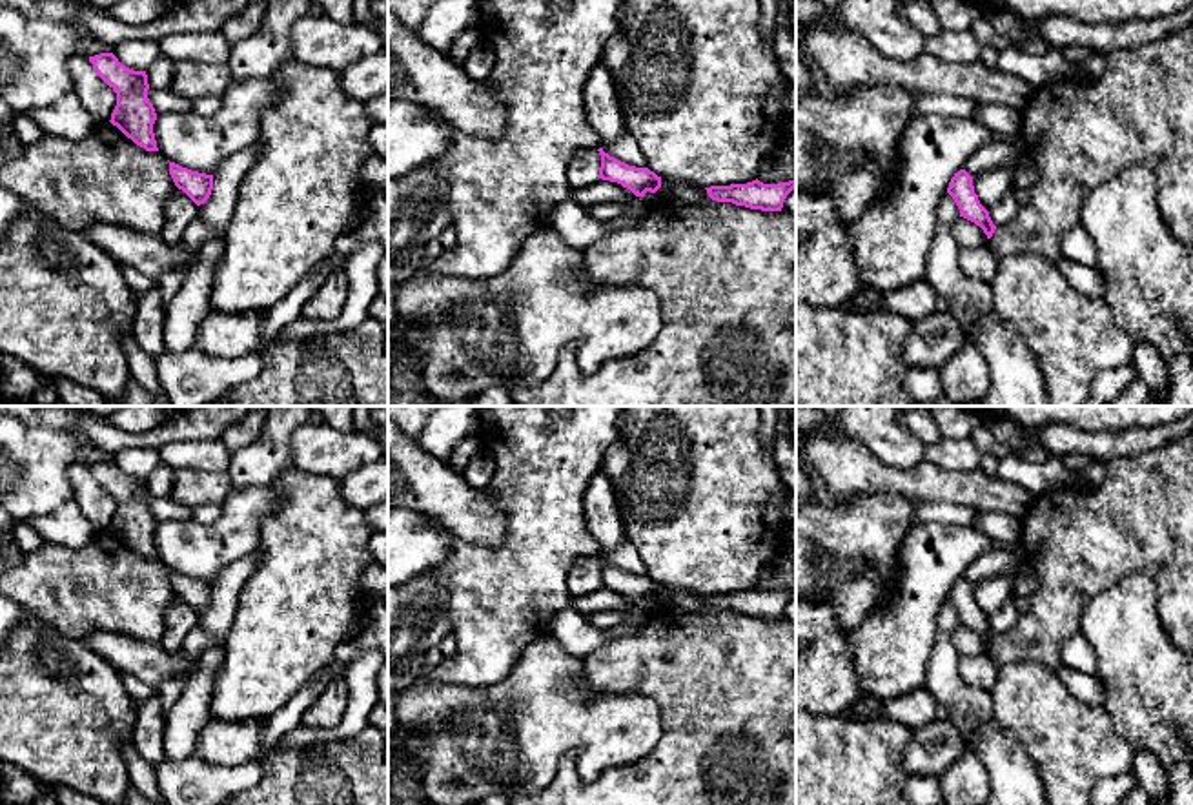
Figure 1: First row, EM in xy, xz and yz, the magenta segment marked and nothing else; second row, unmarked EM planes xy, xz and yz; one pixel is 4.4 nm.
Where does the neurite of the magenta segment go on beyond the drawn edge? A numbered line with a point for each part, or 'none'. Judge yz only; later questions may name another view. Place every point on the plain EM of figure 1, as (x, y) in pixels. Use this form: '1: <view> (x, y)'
none

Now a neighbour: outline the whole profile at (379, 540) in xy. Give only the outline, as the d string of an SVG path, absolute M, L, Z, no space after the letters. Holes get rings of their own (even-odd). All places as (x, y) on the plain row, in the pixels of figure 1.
M373 532L370 539L370 550L373 555L373 563L384 566L388 570L388 532Z

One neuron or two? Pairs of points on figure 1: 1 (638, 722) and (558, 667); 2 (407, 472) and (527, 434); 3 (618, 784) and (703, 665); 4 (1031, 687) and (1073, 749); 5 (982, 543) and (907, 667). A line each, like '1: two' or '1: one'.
1: one
2: two
3: one
4: one
5: one

